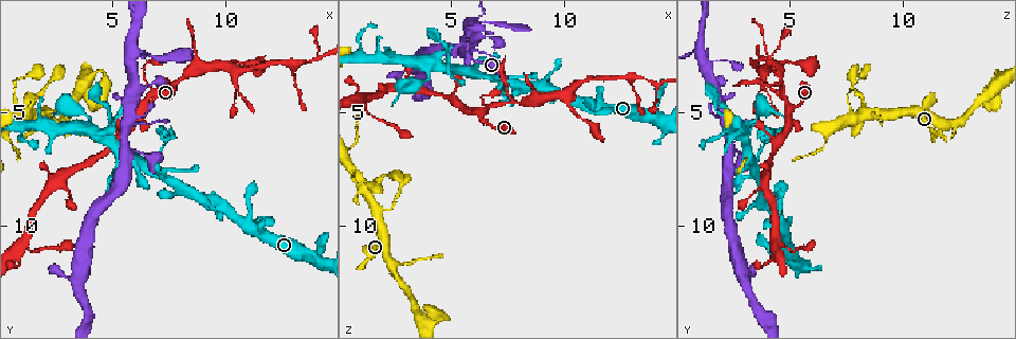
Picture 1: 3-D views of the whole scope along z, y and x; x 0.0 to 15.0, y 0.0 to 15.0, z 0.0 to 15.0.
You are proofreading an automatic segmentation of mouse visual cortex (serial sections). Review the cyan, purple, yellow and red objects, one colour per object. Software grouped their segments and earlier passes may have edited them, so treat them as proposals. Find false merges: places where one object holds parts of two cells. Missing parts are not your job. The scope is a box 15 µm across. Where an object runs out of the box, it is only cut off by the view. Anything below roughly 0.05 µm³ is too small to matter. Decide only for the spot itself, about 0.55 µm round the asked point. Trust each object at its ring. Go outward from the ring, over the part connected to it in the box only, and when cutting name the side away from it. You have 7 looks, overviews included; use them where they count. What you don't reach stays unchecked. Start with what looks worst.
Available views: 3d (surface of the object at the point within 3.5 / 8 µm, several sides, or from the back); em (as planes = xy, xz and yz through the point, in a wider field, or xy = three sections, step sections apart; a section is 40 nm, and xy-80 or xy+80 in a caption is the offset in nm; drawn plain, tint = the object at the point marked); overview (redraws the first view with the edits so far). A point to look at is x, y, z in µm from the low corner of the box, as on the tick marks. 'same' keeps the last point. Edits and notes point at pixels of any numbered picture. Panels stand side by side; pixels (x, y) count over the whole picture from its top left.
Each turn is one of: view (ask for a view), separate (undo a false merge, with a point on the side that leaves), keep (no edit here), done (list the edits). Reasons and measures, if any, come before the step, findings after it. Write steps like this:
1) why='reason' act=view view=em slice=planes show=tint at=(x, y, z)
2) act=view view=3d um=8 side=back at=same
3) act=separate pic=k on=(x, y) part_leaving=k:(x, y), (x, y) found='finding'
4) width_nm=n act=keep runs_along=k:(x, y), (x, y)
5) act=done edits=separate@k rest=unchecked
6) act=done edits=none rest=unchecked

why='sharp bend' act=view view=3d um=8 side=back at=(7.4, 6.2, 4.1)

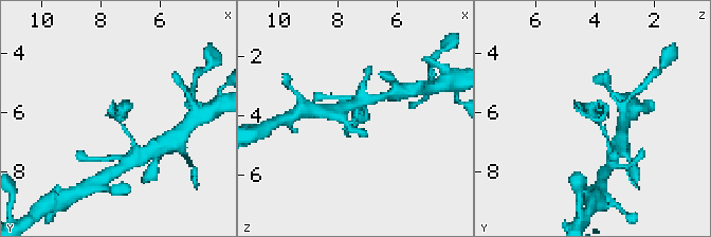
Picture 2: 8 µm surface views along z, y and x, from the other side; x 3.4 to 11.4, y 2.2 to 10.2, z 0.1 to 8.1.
act=view view=em slice=xy step=3 show=tint at=(7.4, 6.2, 4.0)

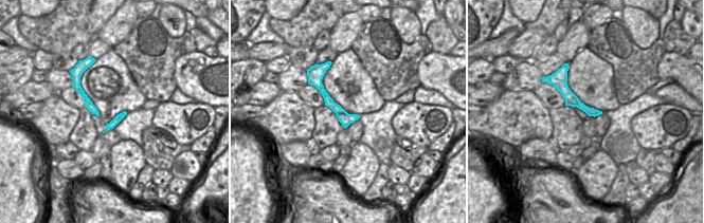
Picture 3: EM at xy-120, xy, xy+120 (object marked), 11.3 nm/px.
act=keep runs_along=3:(319, 79), (327, 99), (355, 117) found='all the same cell'

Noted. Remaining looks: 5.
why='a fork' act=view view=3d um=3.5 at=(6.7, 4.1, 4.7)

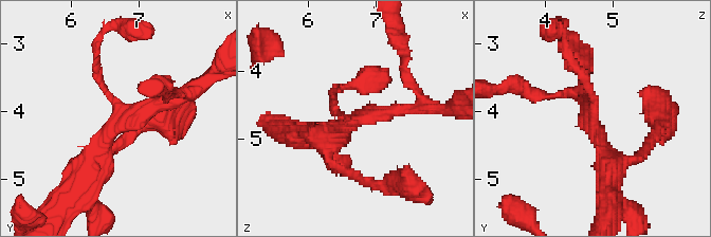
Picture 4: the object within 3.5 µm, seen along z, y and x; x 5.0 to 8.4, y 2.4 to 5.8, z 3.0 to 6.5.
why='need the tissue' act=view view=em slice=planes show=tint at=(6.75, 4.15, 4.65)

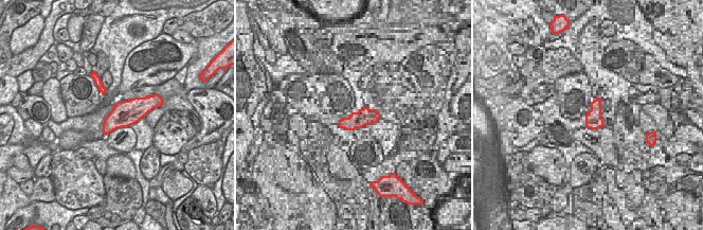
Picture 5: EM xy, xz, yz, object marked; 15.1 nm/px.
arm_widths_nm=150,200,300 act=keep found='all the same cell'

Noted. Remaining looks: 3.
why='arms part here' act=view view=3d um=3.5 at=(5.8, 6.8, 2.5)

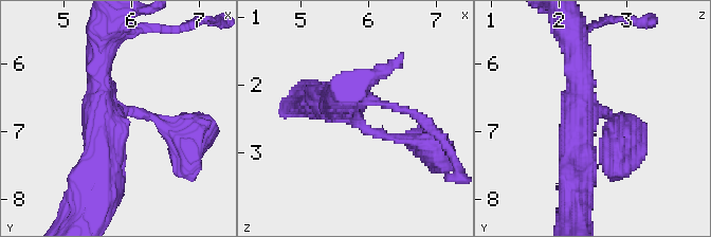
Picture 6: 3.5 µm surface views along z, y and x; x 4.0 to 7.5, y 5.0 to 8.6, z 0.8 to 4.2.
arms=3 arm_widths_nm=150,350,500 why='need the tissue' act=view view=em slice=xy step=5 show=plain at=(5.80, 6.70, 2.50)

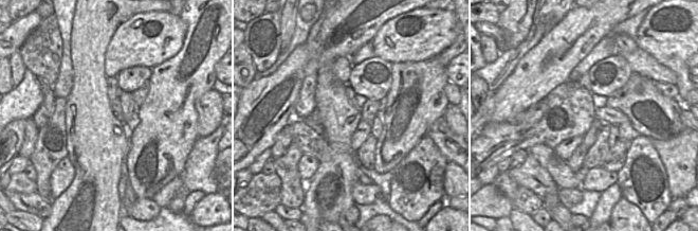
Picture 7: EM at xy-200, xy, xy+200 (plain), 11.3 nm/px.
why='with the object marked' act=view view=em slice=xy step=5 show=tint at=same

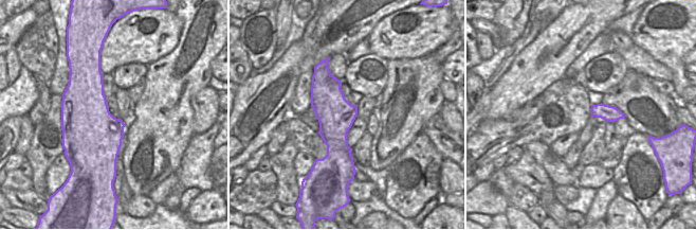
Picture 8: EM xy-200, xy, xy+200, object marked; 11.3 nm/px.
act=keep runs_along=6:(409, 140), (367, 131), (338, 105) found='one cell here'

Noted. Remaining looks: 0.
act=done edits=none rest=unchecked

